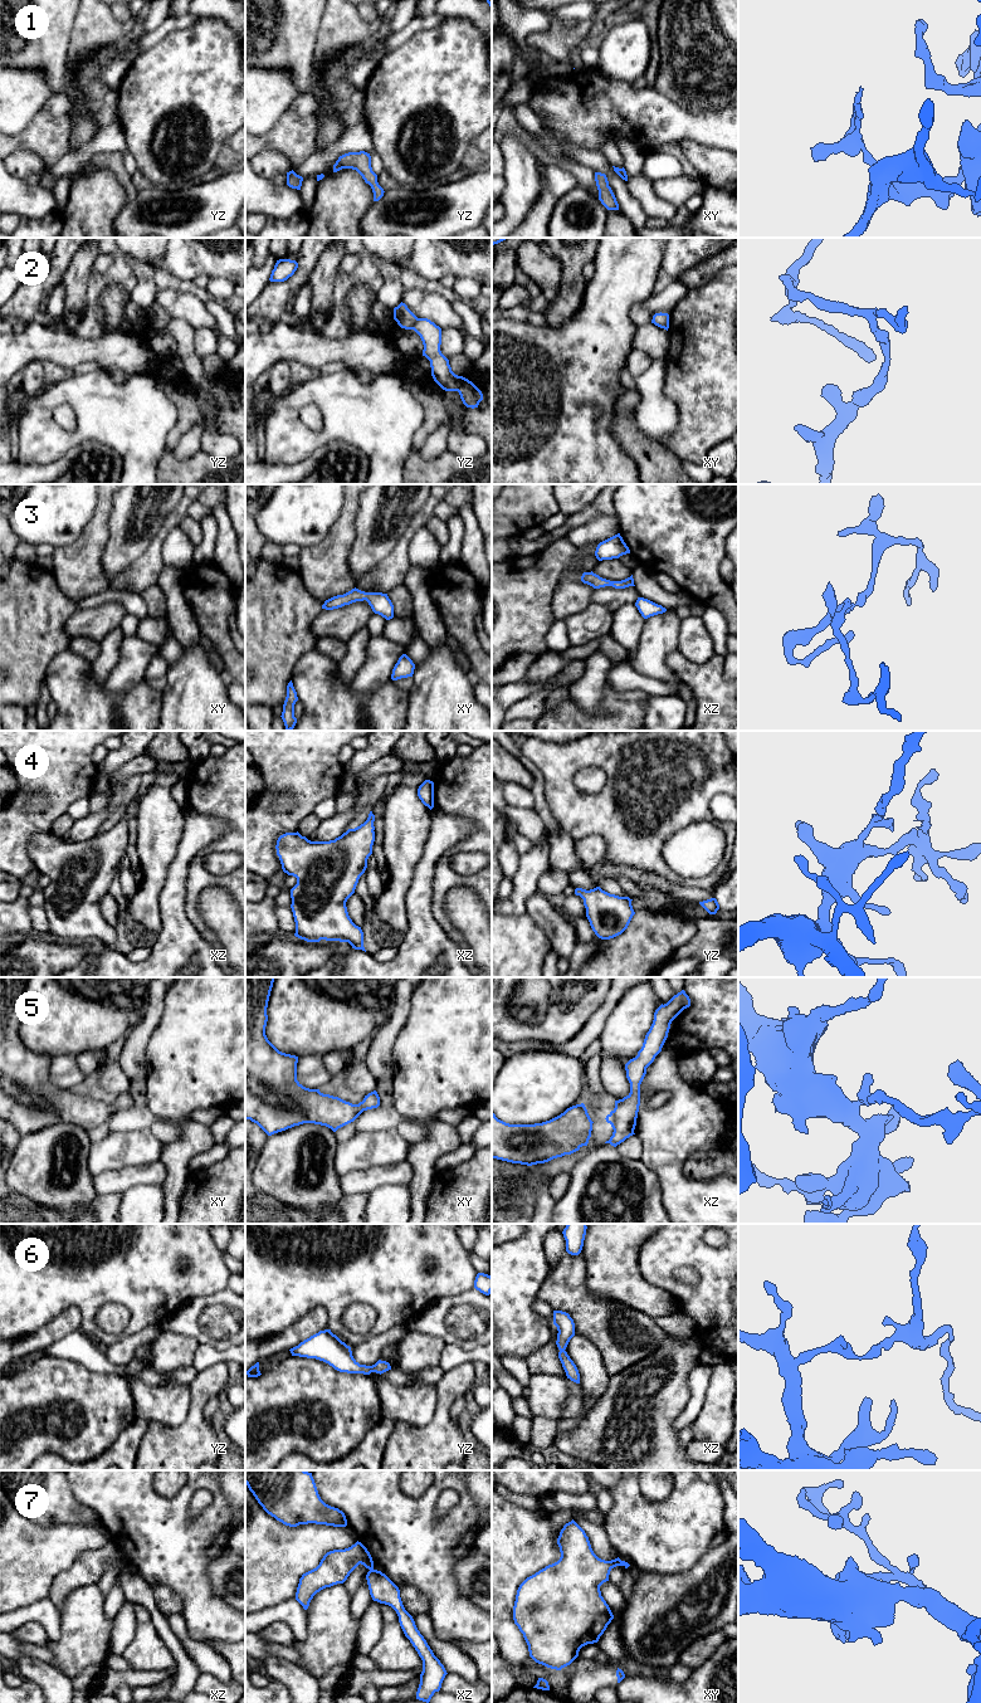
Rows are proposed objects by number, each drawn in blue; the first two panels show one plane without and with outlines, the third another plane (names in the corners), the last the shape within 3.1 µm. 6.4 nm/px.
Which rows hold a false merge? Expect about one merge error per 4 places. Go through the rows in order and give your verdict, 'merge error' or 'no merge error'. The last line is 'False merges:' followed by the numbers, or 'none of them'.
1: no merge error
2: merge error
3: no merge error
4: no merge error
5: no merge error
6: no merge error
7: merge error
False merges: 2, 7

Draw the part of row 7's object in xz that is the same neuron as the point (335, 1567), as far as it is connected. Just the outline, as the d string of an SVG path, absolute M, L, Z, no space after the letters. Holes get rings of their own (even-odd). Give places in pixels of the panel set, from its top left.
M358 1541L348 1548L327 1552L316 1568L303 1573L299 1578L296 1600L307 1610L317 1592L343 1584L360 1563L374 1570L370 1552Z

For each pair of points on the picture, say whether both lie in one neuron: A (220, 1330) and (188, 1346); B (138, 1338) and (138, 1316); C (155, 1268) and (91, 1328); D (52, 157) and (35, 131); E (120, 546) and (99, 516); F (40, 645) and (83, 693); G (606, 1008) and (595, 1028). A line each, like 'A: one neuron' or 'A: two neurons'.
A: two neurons
B: two neurons
C: one neuron
D: one neuron
E: two neurons
F: two neurons
G: one neuron

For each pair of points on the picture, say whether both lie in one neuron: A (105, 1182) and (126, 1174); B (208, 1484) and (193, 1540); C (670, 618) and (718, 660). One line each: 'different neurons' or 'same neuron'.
A: same neuron
B: same neuron
C: different neurons

